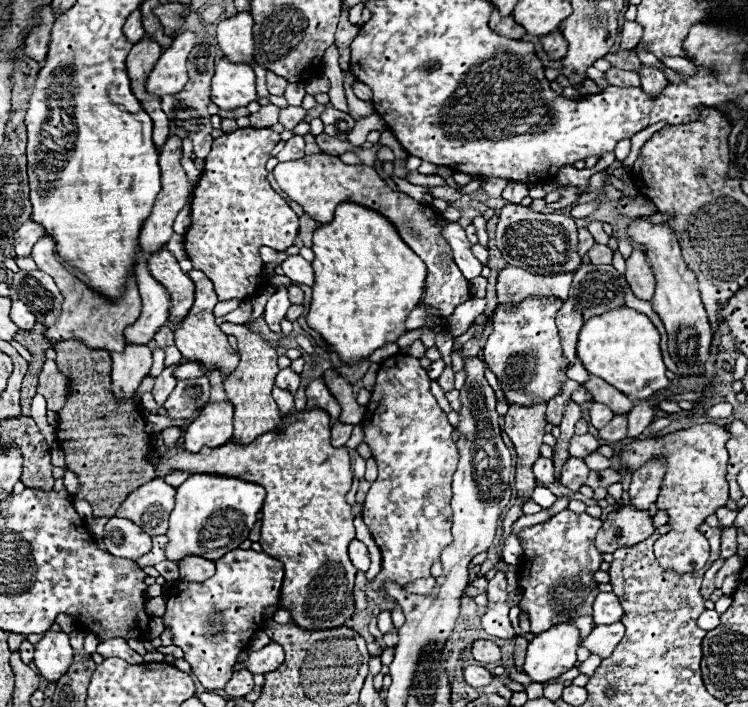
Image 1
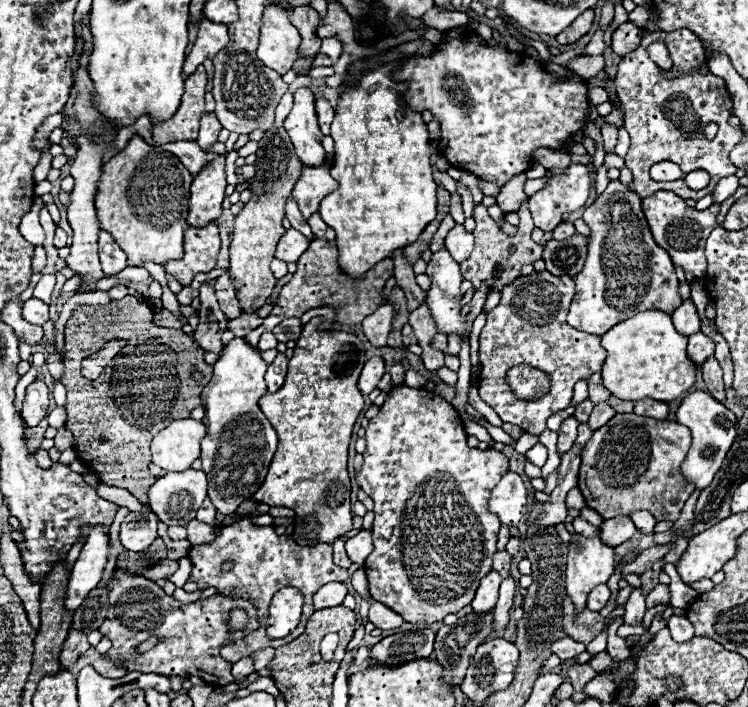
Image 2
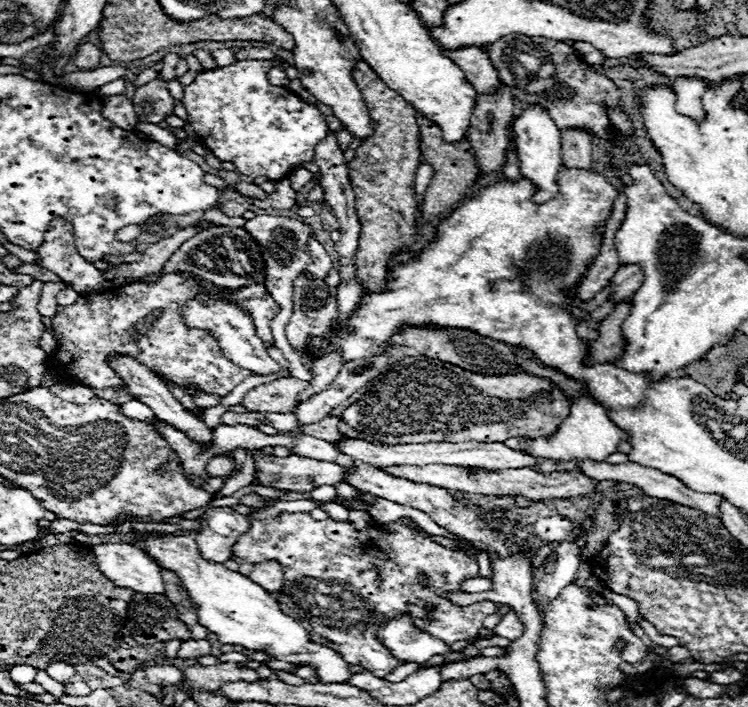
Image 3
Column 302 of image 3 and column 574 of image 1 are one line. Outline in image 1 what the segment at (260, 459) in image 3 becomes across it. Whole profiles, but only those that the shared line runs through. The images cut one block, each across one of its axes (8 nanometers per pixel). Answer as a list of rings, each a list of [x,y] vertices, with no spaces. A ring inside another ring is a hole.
[[[568,458],[568,462],[562,468],[562,474],[560,474],[560,484],[576,492],[580,486],[584,486],[588,472],[590,472],[590,468],[580,458]]]

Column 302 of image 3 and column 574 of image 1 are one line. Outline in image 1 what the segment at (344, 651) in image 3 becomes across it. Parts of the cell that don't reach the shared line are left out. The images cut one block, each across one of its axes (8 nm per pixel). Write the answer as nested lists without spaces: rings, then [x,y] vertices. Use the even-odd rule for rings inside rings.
[[[562,510],[548,522],[524,528],[518,534],[526,556],[518,564],[518,588],[522,590],[522,600],[518,602],[518,606],[530,618],[530,628],[534,634],[556,626],[556,622],[572,622],[580,630],[580,640],[584,640],[592,632],[592,602],[600,592],[598,582],[594,582],[594,574],[600,570],[602,562],[602,554],[596,550],[594,538],[600,526],[602,520],[592,518],[586,512],[576,514],[570,510]]]

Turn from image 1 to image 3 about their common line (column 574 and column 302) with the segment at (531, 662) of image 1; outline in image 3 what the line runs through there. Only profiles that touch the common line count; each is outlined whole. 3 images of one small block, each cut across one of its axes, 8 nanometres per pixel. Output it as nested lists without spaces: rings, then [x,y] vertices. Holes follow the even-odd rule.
[[[150,532],[146,538],[132,544],[142,548],[152,560],[156,560],[158,566],[176,572],[198,608],[200,624],[218,634],[220,644],[240,644],[244,648],[268,650],[278,660],[286,660],[296,666],[314,666],[324,684],[340,684],[352,676],[348,672],[348,662],[344,662],[334,650],[310,642],[308,632],[296,620],[288,618],[280,610],[280,604],[262,586],[240,572],[228,570],[220,562],[208,562],[202,558],[196,546],[196,534],[174,536]]]

